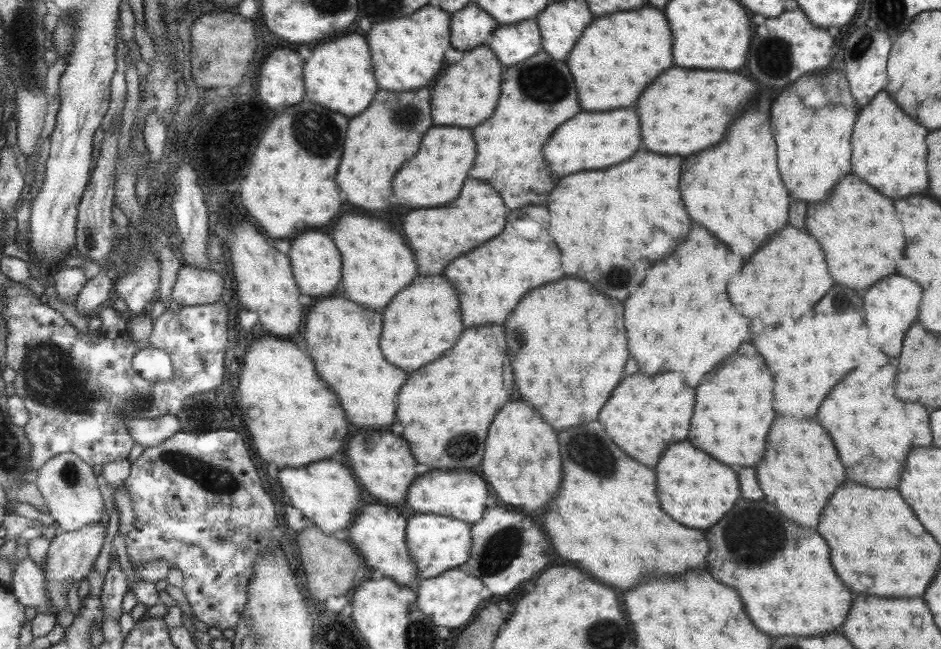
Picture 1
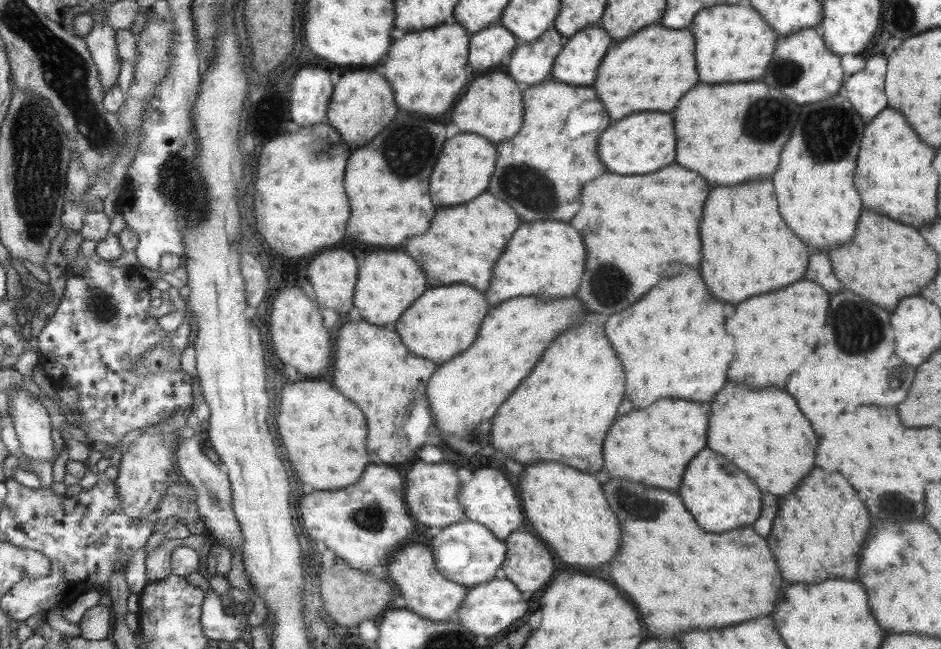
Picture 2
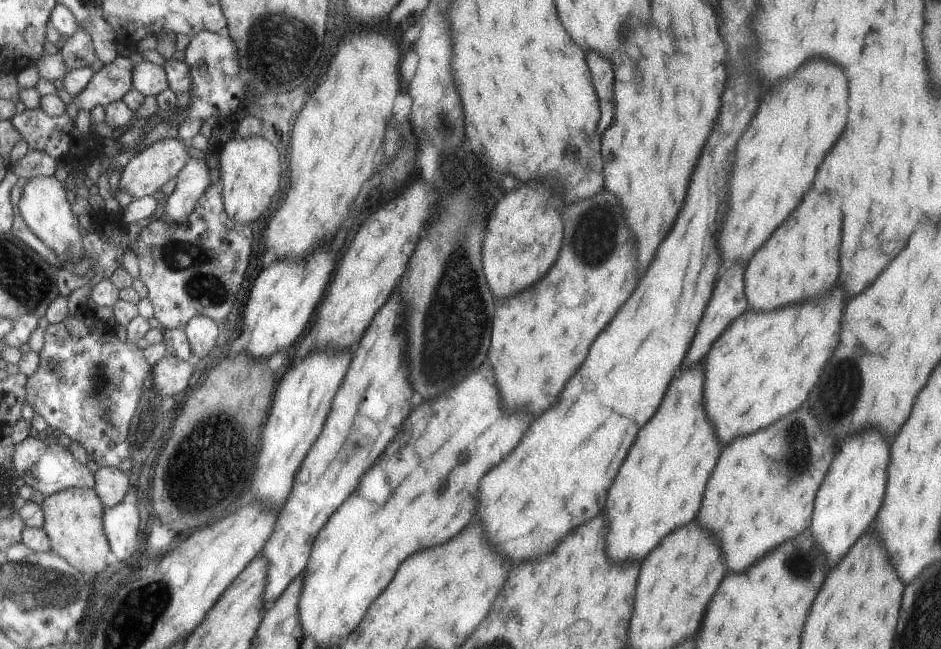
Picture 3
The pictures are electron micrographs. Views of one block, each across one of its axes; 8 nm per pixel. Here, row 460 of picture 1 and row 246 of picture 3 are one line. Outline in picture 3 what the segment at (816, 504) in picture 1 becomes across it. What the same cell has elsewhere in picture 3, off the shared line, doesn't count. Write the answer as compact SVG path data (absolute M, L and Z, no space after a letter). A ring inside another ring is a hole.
M814 188L807 190L799 208L787 222L779 224L769 240L759 246L745 268L745 298L747 304L763 310L773 310L791 302L807 300L815 294L825 294L837 280L839 264L837 252L841 242L841 210L839 197L834 193L819 193Z

